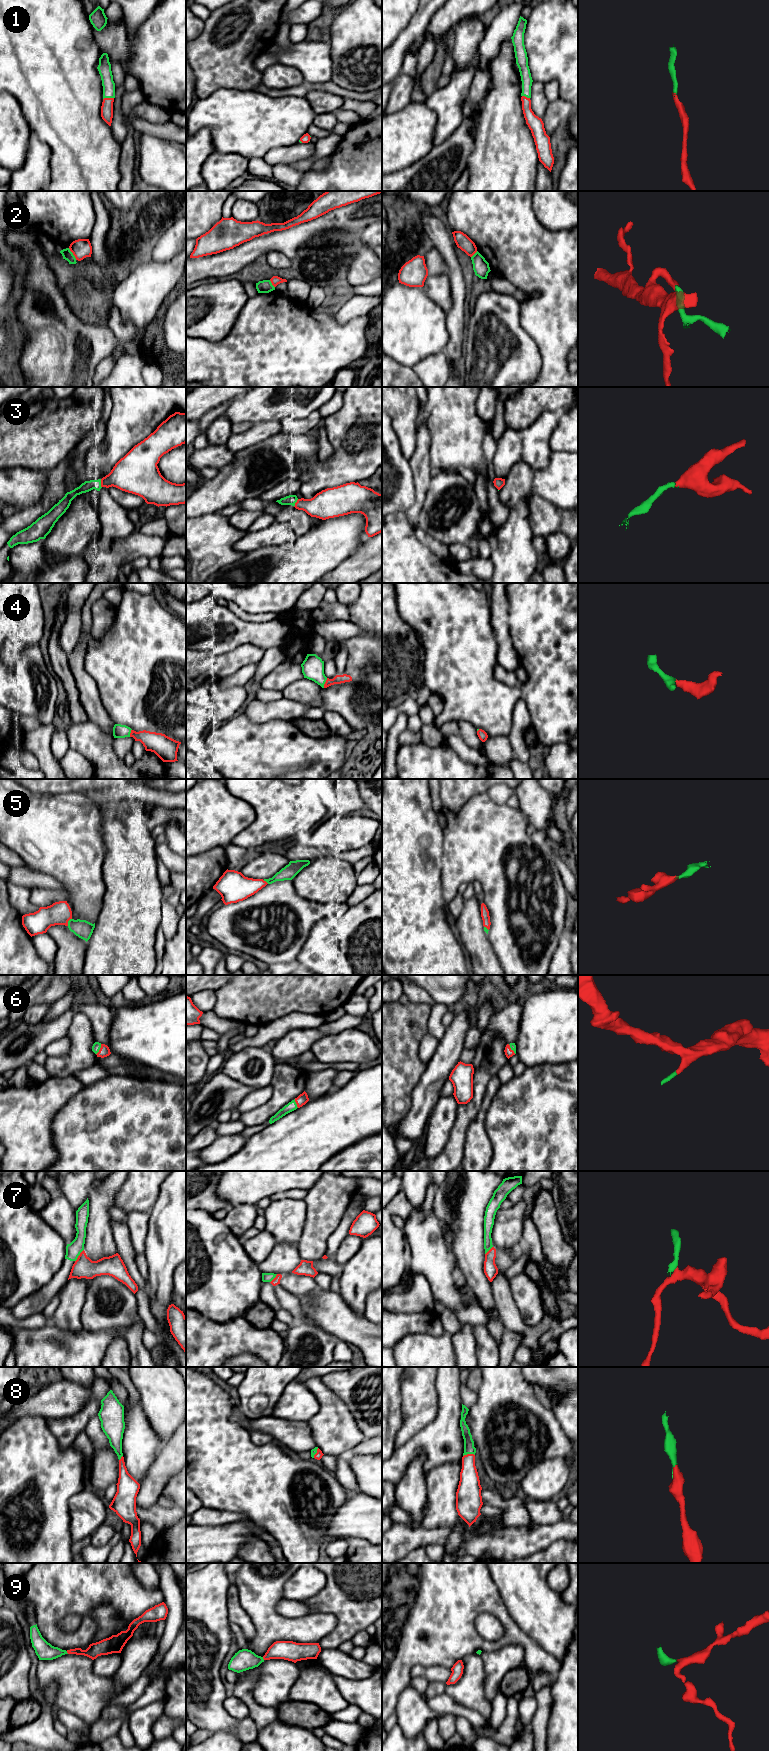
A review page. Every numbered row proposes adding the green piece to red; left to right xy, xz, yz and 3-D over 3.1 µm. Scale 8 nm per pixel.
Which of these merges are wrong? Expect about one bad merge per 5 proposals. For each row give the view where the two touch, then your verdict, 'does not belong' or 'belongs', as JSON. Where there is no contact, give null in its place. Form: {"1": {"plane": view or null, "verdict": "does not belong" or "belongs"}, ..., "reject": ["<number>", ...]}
{"1": {"plane": "xy", "verdict": "belongs"}, "2": {"plane": "xy", "verdict": "does not belong"}, "3": {"plane": "xy", "verdict": "belongs"}, "4": {"plane": "xz", "verdict": "belongs"}, "5": {"plane": "xy", "verdict": "belongs"}, "6": {"plane": "xy", "verdict": "belongs"}, "7": {"plane": "xy", "verdict": "does not belong"}, "8": {"plane": "yz", "verdict": "belongs"}, "9": {"plane": "xy", "verdict": "belongs"}, "reject": ["2", "7"]}

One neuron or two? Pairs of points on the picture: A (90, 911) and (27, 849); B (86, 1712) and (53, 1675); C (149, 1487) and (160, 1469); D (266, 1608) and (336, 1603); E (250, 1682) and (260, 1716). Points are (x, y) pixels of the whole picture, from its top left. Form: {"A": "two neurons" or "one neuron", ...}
{"A": "one neuron", "B": "one neuron", "C": "one neuron", "D": "two neurons", "E": "one neuron"}

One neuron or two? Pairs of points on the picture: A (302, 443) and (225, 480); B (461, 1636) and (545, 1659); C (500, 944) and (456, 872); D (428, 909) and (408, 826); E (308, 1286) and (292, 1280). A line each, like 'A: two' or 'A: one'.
A: one
B: one
C: one
D: one
E: one

